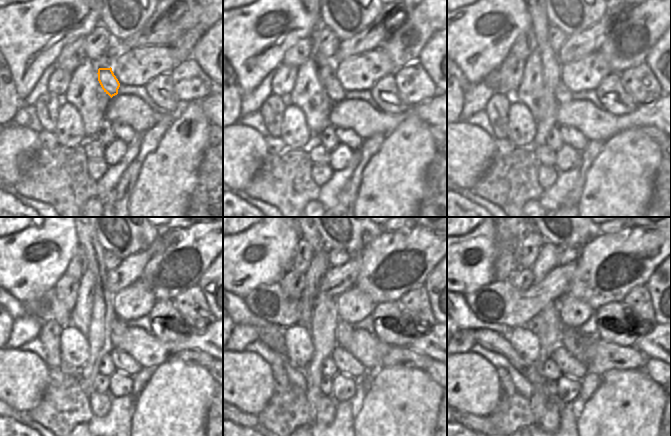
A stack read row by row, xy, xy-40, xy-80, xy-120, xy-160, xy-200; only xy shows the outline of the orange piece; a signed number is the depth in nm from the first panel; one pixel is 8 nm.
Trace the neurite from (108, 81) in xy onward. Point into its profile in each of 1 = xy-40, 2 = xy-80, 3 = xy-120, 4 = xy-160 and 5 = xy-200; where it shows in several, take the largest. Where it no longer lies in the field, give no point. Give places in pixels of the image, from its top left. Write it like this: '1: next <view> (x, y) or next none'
1: next xy-40 (335, 91)
2: next xy-80 (562, 95)
3: next xy-120 (118, 327)
4: next xy-160 (344, 331)
5: next xy-200 (570, 338)

